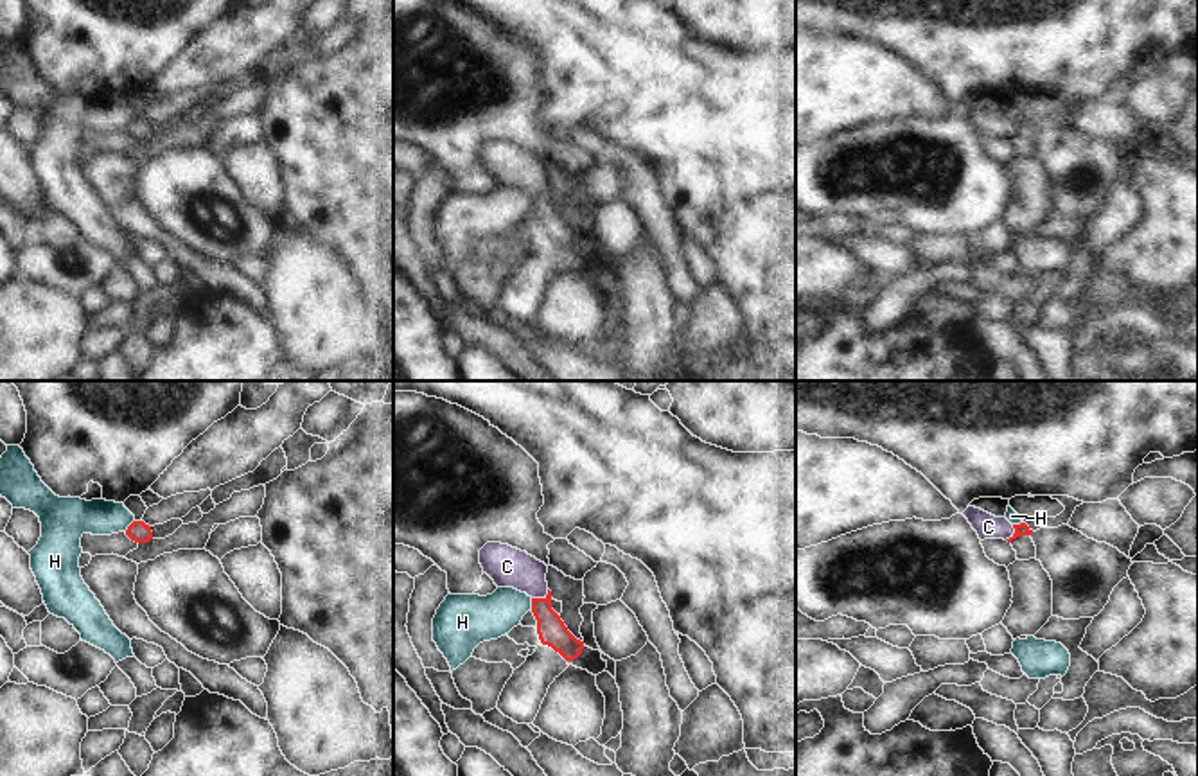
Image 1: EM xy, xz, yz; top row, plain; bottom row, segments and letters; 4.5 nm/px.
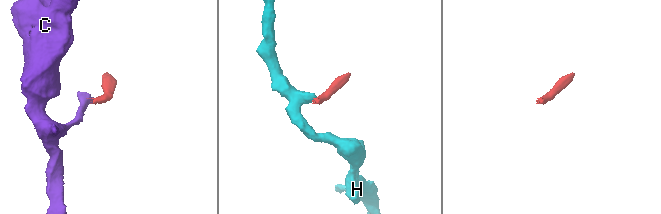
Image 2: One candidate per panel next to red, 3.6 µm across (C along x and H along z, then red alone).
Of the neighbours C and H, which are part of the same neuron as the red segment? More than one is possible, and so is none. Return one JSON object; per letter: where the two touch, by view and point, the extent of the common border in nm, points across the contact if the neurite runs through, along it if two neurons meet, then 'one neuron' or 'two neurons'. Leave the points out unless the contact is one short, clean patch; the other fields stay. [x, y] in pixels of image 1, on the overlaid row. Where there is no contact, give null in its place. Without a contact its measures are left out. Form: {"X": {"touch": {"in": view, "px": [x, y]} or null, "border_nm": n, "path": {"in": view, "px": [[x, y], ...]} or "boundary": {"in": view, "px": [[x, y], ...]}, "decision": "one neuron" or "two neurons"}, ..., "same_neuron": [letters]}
{"C": {"touch": {"in": "xz", "px": [541, 599]}, "border_nm": 90, "path": {"in": "xz", "px": [[552, 631], [541, 609], [541, 599], [507, 566]]}, "decision": "one neuron"}, "H": {"touch": {"in": "xz", "px": [532, 604]}, "border_nm": 60, "boundary": {"in": "xz", "px": [[530, 599], [532, 609]]}, "decision": "two neurons"}, "same_neuron": ["C"]}

